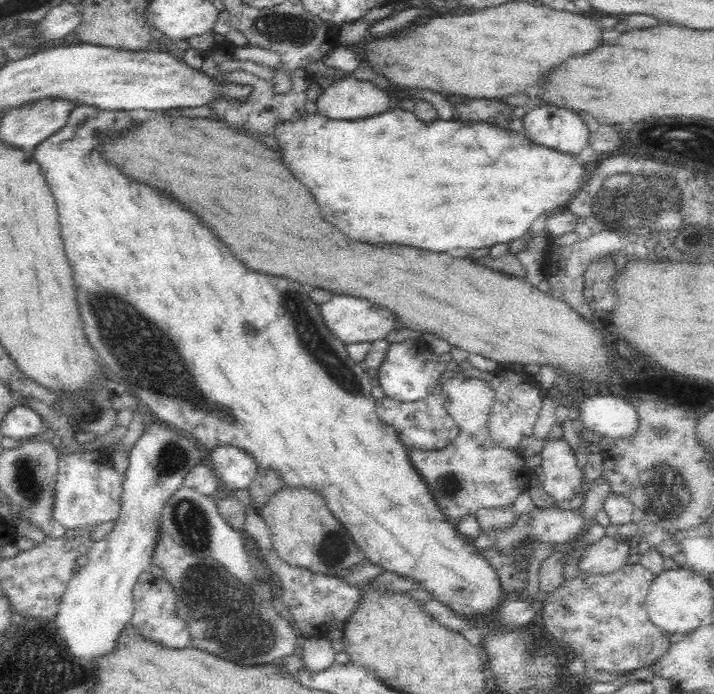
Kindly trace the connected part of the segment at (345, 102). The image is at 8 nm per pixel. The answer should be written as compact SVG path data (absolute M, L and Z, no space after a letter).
M368 74L336 76L316 98L316 108L328 118L358 120L390 110L390 98L378 80Z

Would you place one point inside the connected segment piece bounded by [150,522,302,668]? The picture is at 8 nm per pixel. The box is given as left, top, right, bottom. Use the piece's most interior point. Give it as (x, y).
(226, 618)

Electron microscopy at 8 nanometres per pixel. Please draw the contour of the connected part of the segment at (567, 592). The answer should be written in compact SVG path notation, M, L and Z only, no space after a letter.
M626 564L624 568L608 574L578 570L578 576L558 584L552 592L546 592L546 608L540 614L542 628L548 630L550 638L568 644L592 672L600 670L600 672L624 676L638 668L648 668L656 660L660 660L670 648L670 638L666 638L660 626L652 624L650 614L646 610L646 598L648 598L652 580L654 580L654 574L642 564Z

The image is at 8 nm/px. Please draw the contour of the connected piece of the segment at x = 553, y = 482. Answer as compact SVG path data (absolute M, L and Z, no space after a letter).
M546 440L542 456L540 480L548 496L554 500L572 500L582 492L582 472L578 468L576 454L566 440Z

